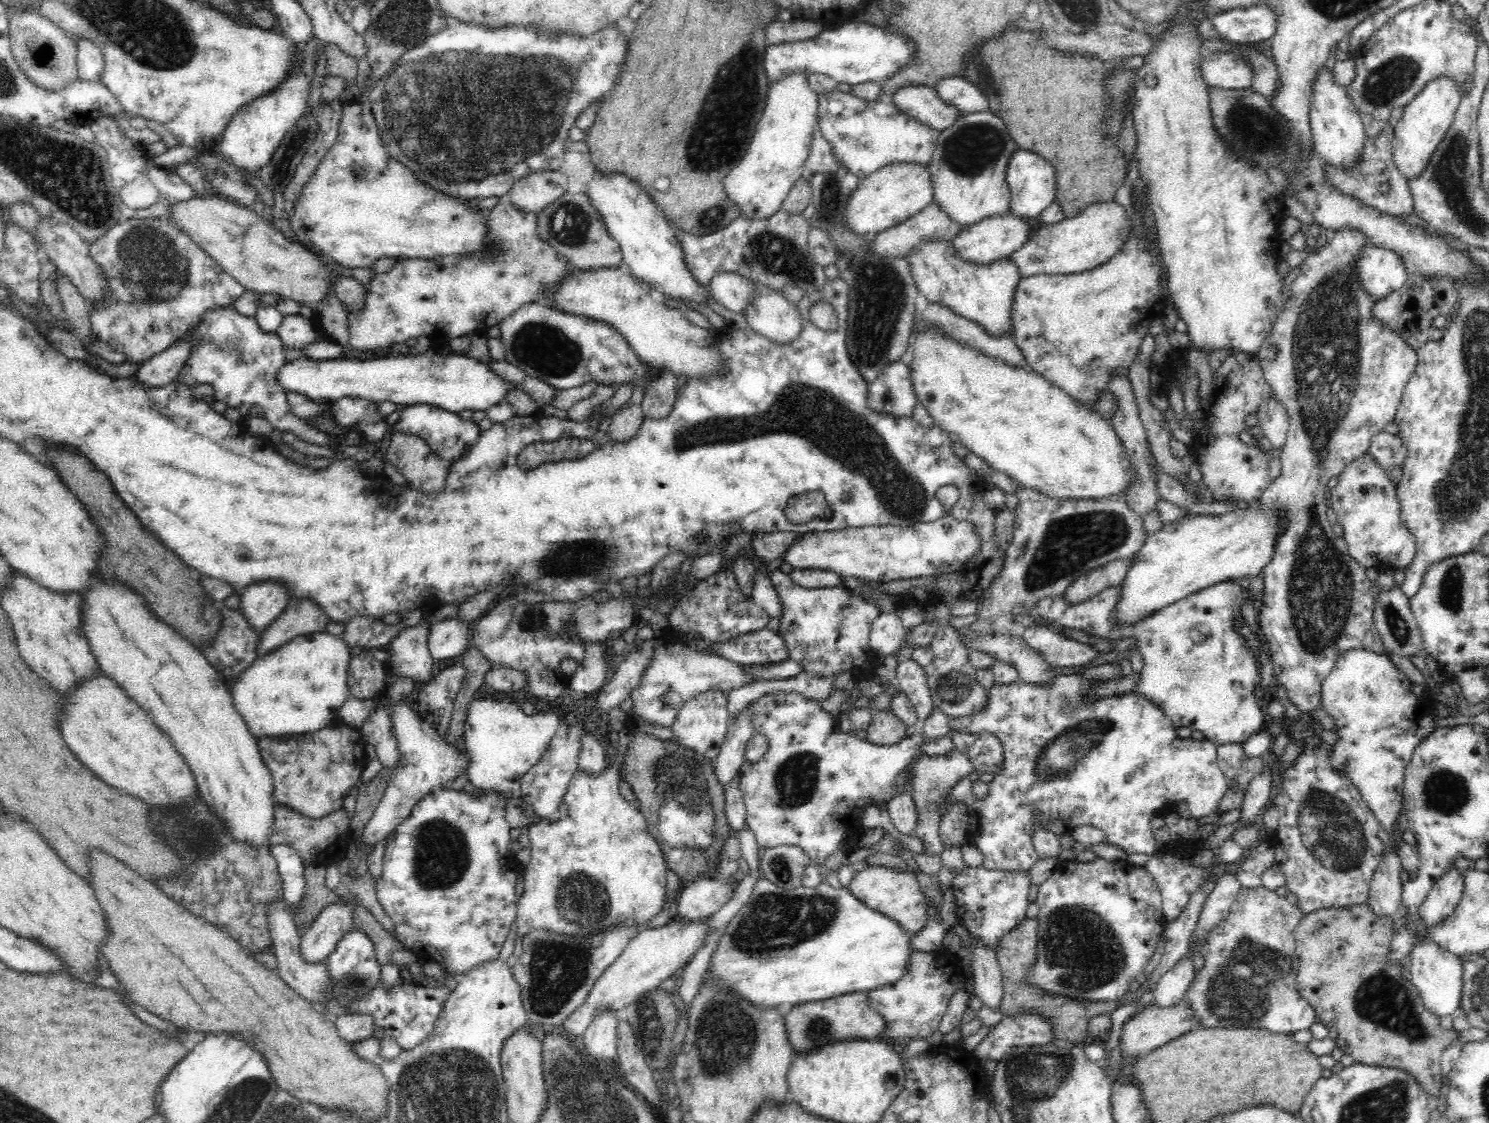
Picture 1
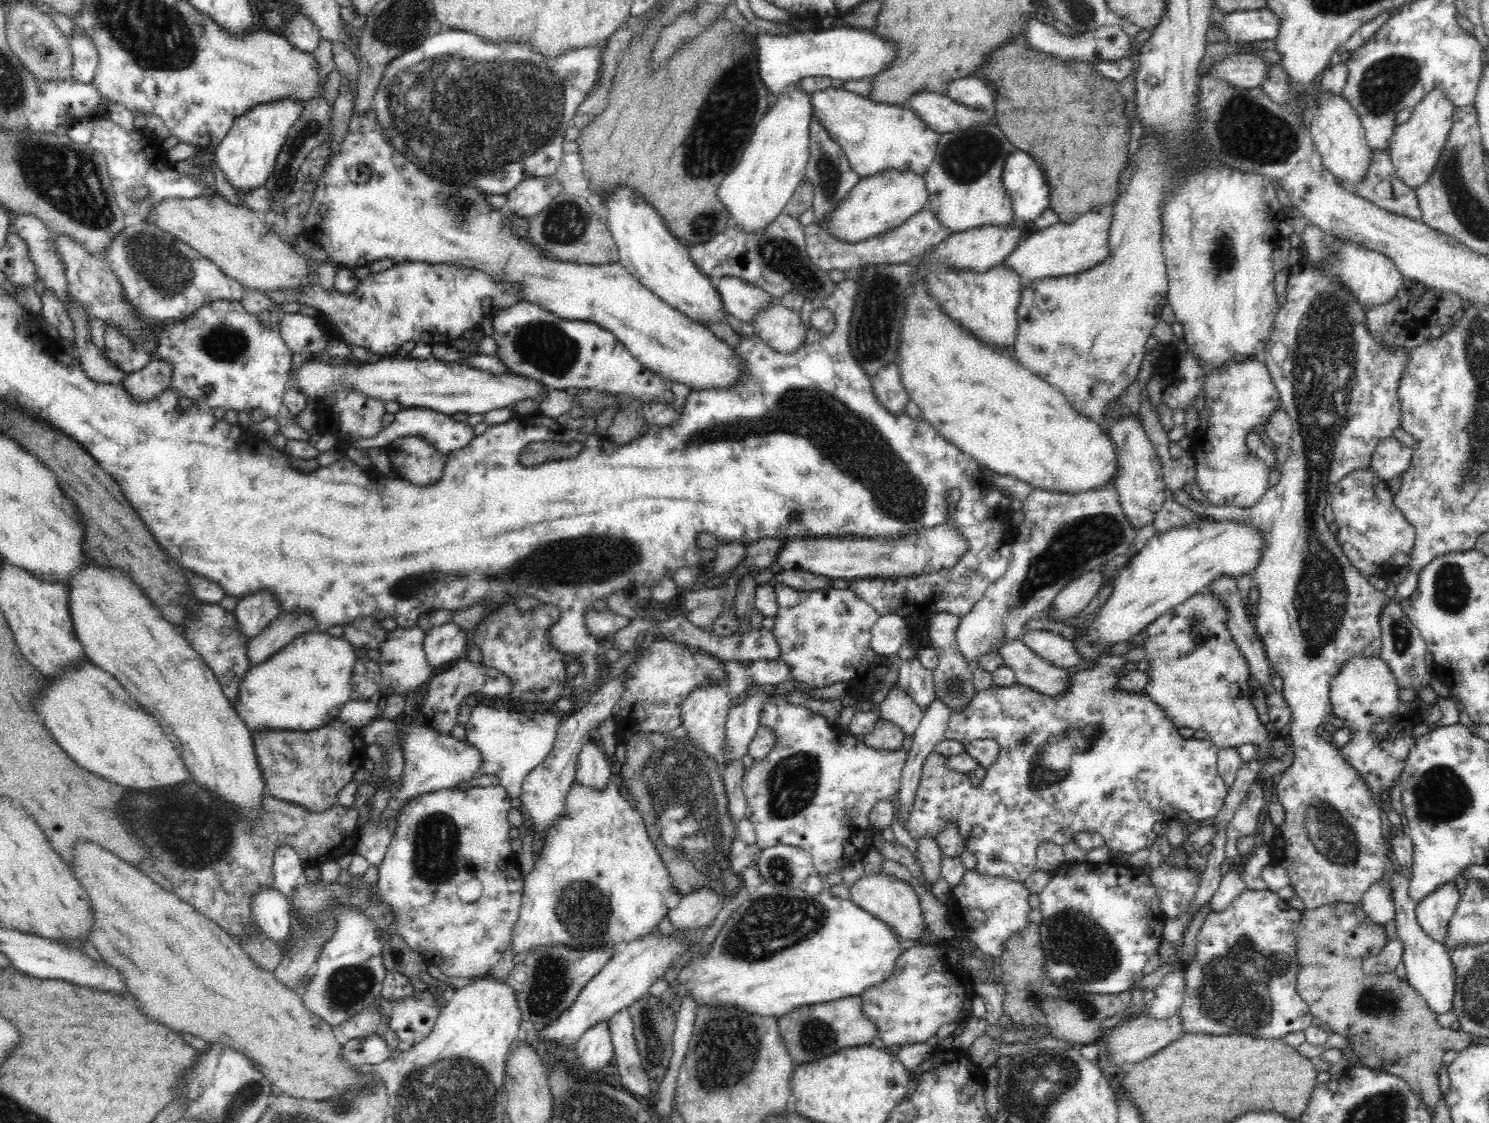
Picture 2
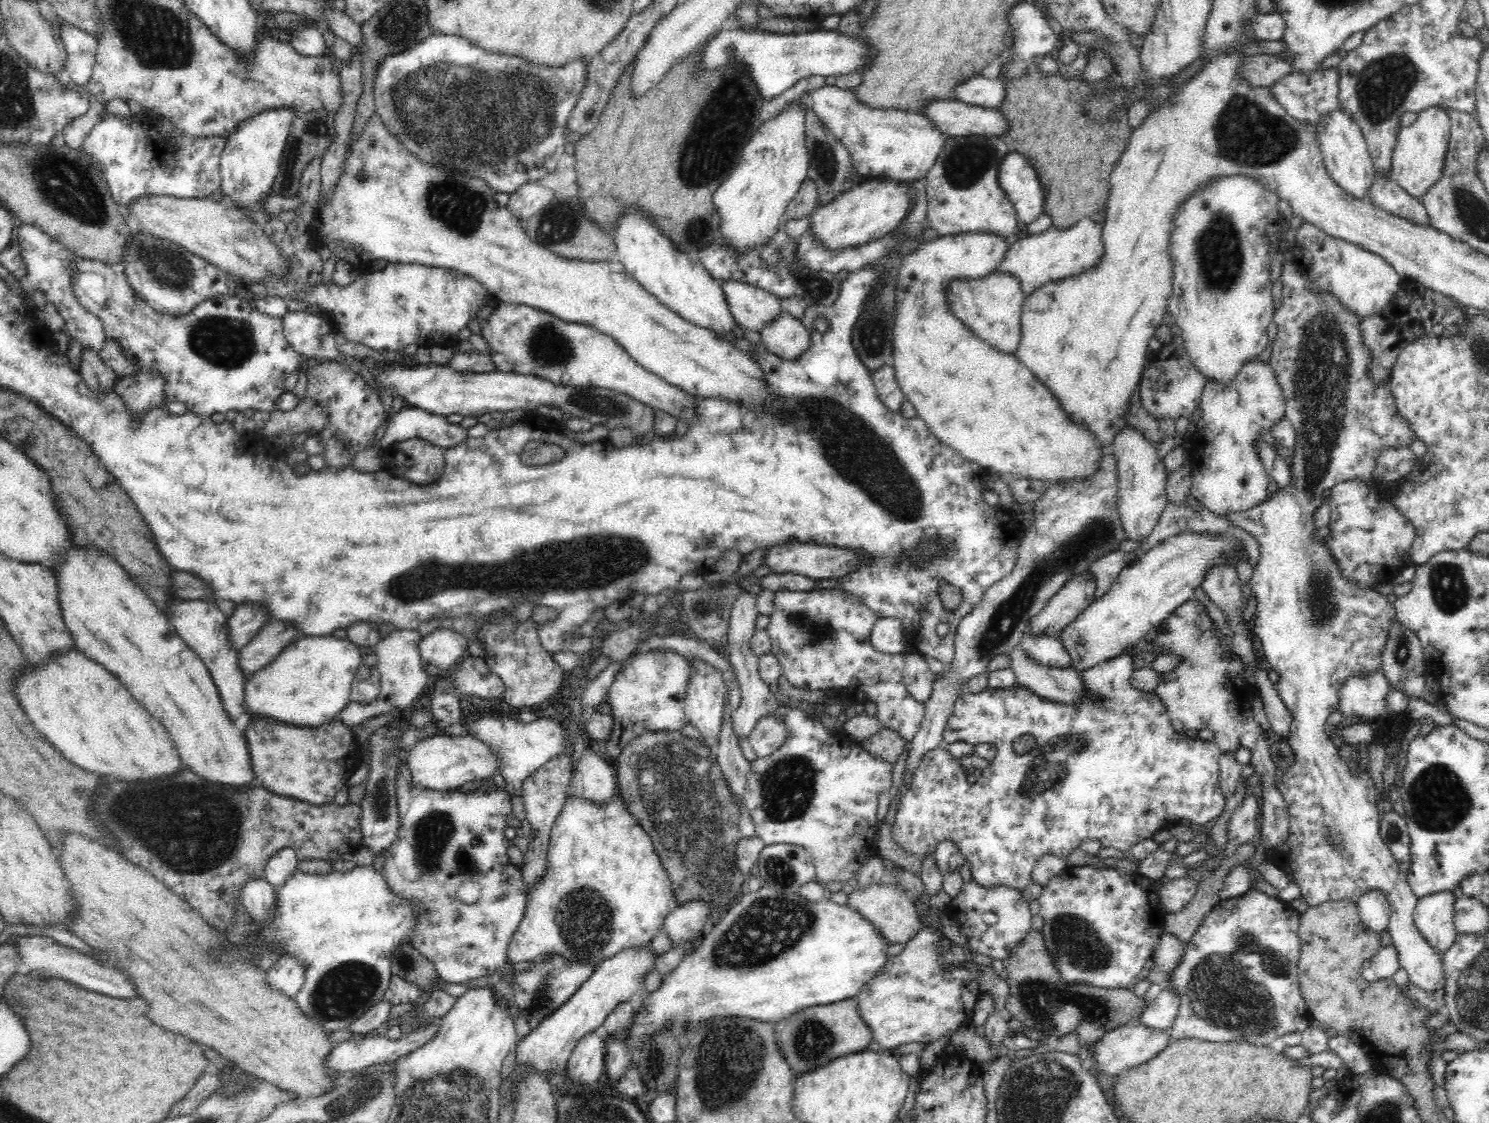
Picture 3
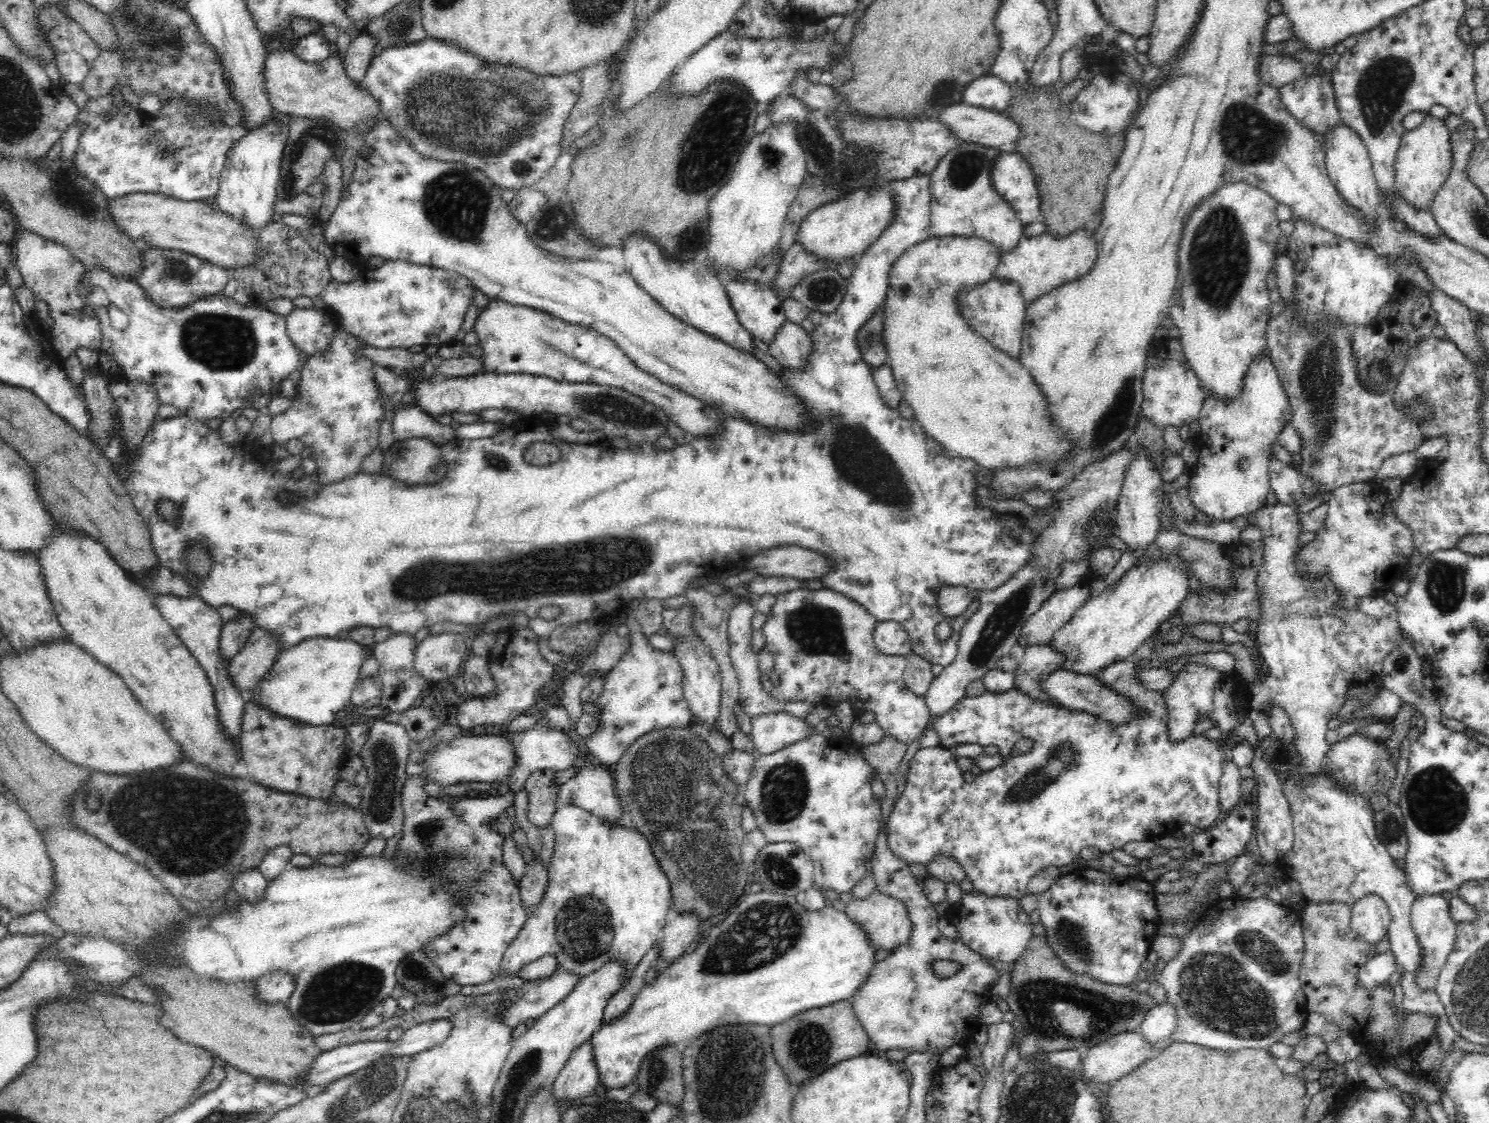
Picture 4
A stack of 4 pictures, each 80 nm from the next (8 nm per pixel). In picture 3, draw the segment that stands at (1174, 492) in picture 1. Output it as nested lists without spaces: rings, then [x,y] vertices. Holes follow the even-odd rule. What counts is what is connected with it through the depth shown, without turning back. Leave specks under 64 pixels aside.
[[[1284,260],[1282,263],[1282,274],[1279,278],[1280,283],[1282,283],[1282,306],[1278,309],[1278,311],[1273,315],[1273,323],[1272,323],[1272,342],[1270,345],[1272,345],[1272,358],[1270,358],[1270,366],[1274,369],[1274,372],[1276,373],[1276,378],[1278,381],[1278,384],[1280,385],[1280,388],[1282,389],[1283,395],[1285,396],[1286,402],[1286,409],[1285,409],[1285,418],[1292,424],[1292,427],[1295,428],[1296,431],[1296,444],[1293,450],[1293,463],[1289,465],[1293,479],[1291,480],[1291,485],[1288,488],[1282,489],[1281,491],[1277,491],[1273,494],[1273,497],[1271,499],[1268,499],[1264,501],[1262,504],[1259,504],[1258,506],[1255,506],[1254,508],[1250,508],[1250,510],[1242,511],[1242,512],[1233,512],[1230,513],[1227,518],[1234,524],[1234,526],[1240,526],[1240,528],[1243,528],[1246,530],[1246,532],[1250,532],[1256,540],[1258,540],[1260,544],[1260,561],[1258,562],[1257,566],[1253,570],[1252,578],[1249,580],[1251,590],[1254,591],[1255,599],[1257,602],[1257,608],[1255,611],[1255,618],[1253,622],[1253,633],[1254,634],[1254,640],[1258,643],[1258,646],[1260,648],[1261,656],[1265,662],[1265,664],[1268,666],[1269,669],[1274,670],[1274,672],[1277,672],[1278,674],[1278,680],[1274,683],[1274,689],[1276,689],[1276,693],[1278,693],[1278,697],[1282,699],[1282,702],[1284,702],[1284,705],[1286,705],[1286,708],[1288,708],[1288,712],[1291,716],[1291,727],[1290,727],[1290,734],[1288,736],[1289,745],[1292,747],[1292,751],[1294,752],[1294,755],[1296,755],[1296,762],[1294,762],[1294,766],[1292,768],[1288,768],[1288,770],[1284,771],[1279,775],[1278,780],[1278,789],[1280,790],[1280,793],[1282,794],[1282,797],[1284,798],[1284,801],[1286,801],[1286,804],[1288,805],[1288,813],[1290,816],[1290,836],[1287,837],[1285,840],[1285,843],[1283,844],[1283,847],[1281,849],[1278,849],[1276,852],[1274,852],[1274,859],[1273,861],[1278,865],[1278,868],[1280,870],[1284,870],[1284,873],[1290,877],[1291,882],[1296,882],[1298,884],[1298,887],[1300,887],[1300,891],[1302,891],[1302,899],[1304,899],[1304,902],[1308,903],[1308,906],[1318,906],[1320,904],[1324,904],[1326,902],[1330,901],[1346,901],[1350,902],[1352,904],[1357,903],[1359,898],[1362,897],[1366,892],[1370,892],[1372,890],[1380,890],[1385,895],[1386,901],[1388,902],[1388,905],[1390,906],[1390,916],[1389,916],[1389,928],[1388,932],[1392,939],[1392,945],[1394,945],[1394,948],[1396,948],[1396,954],[1399,960],[1399,965],[1406,970],[1409,980],[1412,981],[1412,984],[1416,984],[1417,987],[1422,988],[1422,990],[1426,990],[1426,992],[1436,992],[1438,996],[1442,995],[1442,988],[1444,988],[1444,973],[1442,973],[1442,962],[1443,959],[1440,959],[1440,955],[1436,953],[1436,949],[1432,948],[1430,944],[1426,943],[1426,940],[1423,940],[1422,936],[1420,936],[1420,933],[1418,932],[1418,929],[1414,926],[1414,921],[1412,921],[1412,916],[1415,910],[1415,907],[1417,906],[1417,901],[1419,900],[1415,895],[1414,892],[1411,890],[1411,886],[1408,884],[1406,874],[1400,872],[1398,869],[1398,863],[1397,860],[1392,856],[1392,853],[1390,852],[1390,849],[1384,844],[1384,841],[1382,841],[1380,834],[1379,834],[1379,827],[1380,827],[1380,817],[1382,814],[1379,813],[1378,808],[1376,807],[1376,792],[1375,792],[1375,786],[1373,784],[1373,780],[1370,775],[1368,774],[1360,774],[1360,778],[1357,774],[1353,774],[1351,770],[1349,770],[1349,767],[1347,766],[1347,763],[1344,760],[1341,760],[1339,753],[1337,752],[1337,744],[1334,740],[1330,740],[1330,737],[1326,733],[1326,727],[1328,724],[1326,723],[1326,720],[1328,720],[1328,717],[1332,712],[1336,712],[1336,710],[1339,709],[1339,698],[1338,693],[1340,690],[1340,687],[1346,682],[1346,679],[1348,677],[1365,677],[1368,676],[1370,673],[1375,673],[1376,671],[1381,670],[1381,664],[1382,664],[1382,653],[1387,641],[1387,638],[1389,637],[1389,628],[1396,622],[1396,611],[1393,606],[1393,604],[1388,603],[1388,599],[1384,595],[1380,595],[1377,590],[1375,589],[1360,589],[1356,583],[1352,583],[1350,581],[1346,581],[1346,579],[1342,579],[1342,575],[1340,575],[1340,569],[1338,569],[1338,565],[1336,565],[1336,561],[1334,561],[1334,558],[1331,558],[1331,555],[1329,552],[1327,552],[1327,548],[1324,547],[1324,543],[1322,543],[1322,539],[1314,539],[1312,537],[1312,534],[1314,534],[1314,524],[1312,523],[1312,515],[1316,509],[1318,509],[1323,502],[1325,501],[1326,495],[1328,491],[1331,488],[1334,488],[1337,484],[1349,481],[1350,479],[1370,479],[1372,476],[1372,473],[1375,469],[1375,462],[1378,456],[1380,456],[1379,452],[1382,452],[1384,449],[1395,449],[1395,448],[1408,448],[1410,447],[1411,443],[1416,439],[1415,432],[1412,430],[1412,425],[1406,421],[1401,415],[1400,412],[1397,410],[1396,403],[1394,403],[1394,397],[1392,396],[1391,391],[1388,391],[1388,388],[1390,386],[1384,385],[1384,383],[1379,385],[1374,385],[1374,381],[1368,377],[1368,369],[1366,369],[1366,364],[1370,362],[1370,352],[1363,346],[1361,336],[1360,336],[1360,329],[1358,327],[1360,326],[1361,320],[1357,318],[1354,314],[1351,314],[1348,310],[1345,310],[1338,302],[1333,298],[1328,292],[1322,292],[1322,294],[1319,294],[1316,292],[1316,294],[1313,294],[1313,289],[1311,288],[1311,285],[1309,284],[1309,281],[1306,277],[1302,277],[1301,274],[1297,272],[1296,265],[1293,263],[1293,261],[1290,260]]]

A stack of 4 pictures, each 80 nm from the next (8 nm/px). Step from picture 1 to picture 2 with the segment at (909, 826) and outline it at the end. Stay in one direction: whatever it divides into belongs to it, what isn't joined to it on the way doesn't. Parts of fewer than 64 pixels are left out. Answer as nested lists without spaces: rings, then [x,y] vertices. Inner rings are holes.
[[[934,698],[923,711],[923,717],[912,735],[912,746],[901,771],[900,810],[898,810],[901,823],[907,820],[910,804],[914,803],[924,762],[932,752],[935,752],[936,745],[945,739],[951,715],[951,708],[939,698]]]

